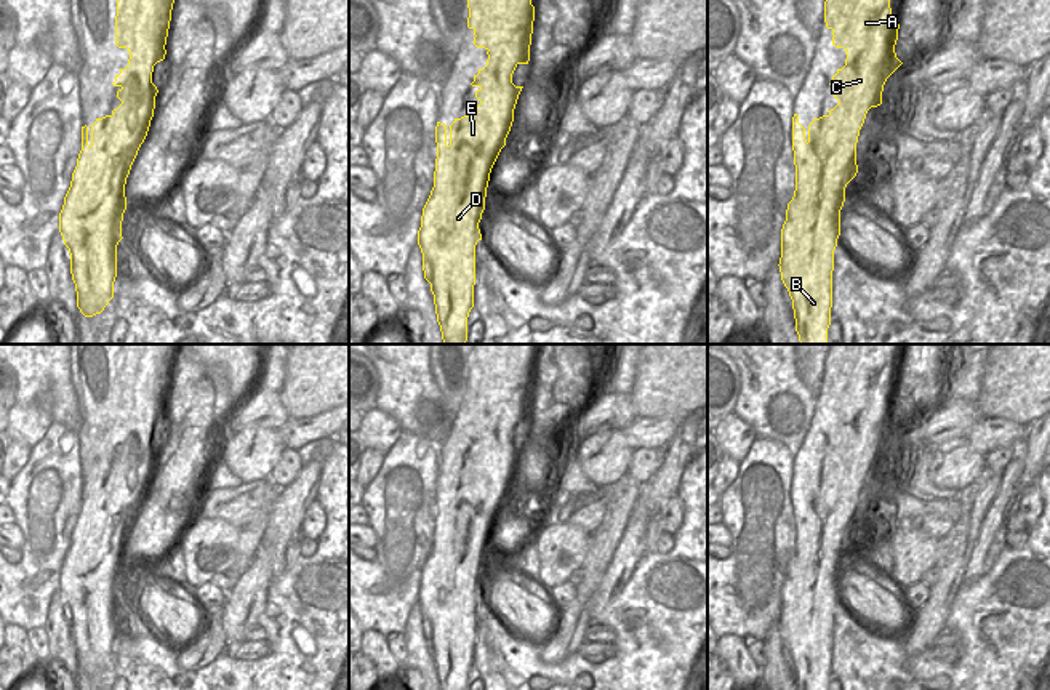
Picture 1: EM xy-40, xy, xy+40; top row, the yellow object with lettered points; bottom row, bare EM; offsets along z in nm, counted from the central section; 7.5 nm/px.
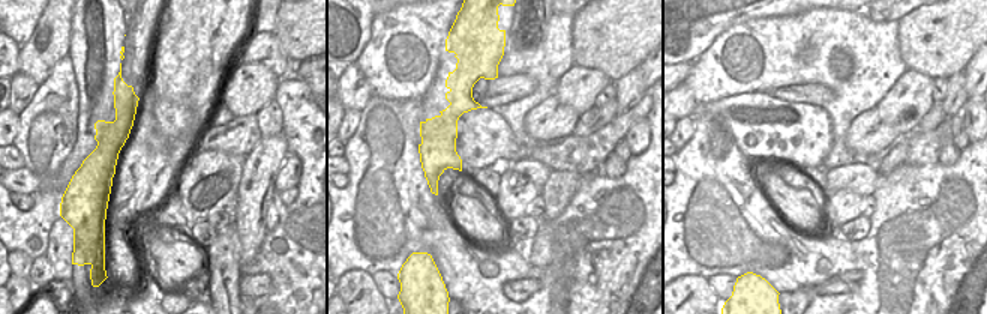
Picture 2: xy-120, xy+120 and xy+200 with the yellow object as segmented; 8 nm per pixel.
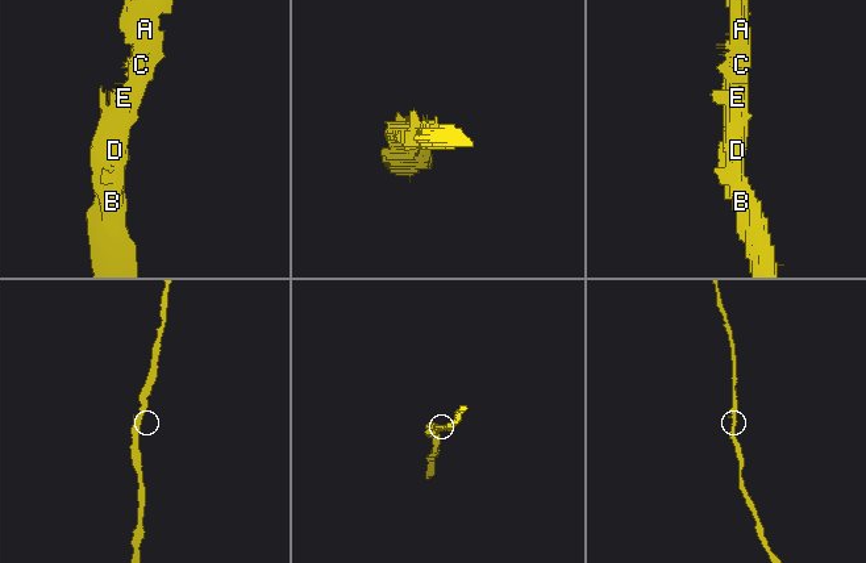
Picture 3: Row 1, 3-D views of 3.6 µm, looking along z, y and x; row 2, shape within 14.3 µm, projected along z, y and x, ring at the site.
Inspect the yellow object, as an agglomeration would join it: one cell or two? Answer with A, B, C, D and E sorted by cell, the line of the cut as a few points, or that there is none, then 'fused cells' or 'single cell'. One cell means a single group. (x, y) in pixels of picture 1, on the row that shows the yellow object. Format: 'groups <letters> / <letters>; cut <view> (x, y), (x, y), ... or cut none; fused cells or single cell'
groups A B C D E; cut none; single cell

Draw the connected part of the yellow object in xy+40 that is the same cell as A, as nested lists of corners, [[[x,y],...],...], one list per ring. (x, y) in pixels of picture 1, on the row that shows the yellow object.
[[[826,0],[824,22],[832,30],[832,45],[844,48],[847,59],[832,75],[839,104],[828,115],[813,118],[805,130],[792,117],[796,191],[788,203],[781,229],[779,272],[792,299],[800,344],[828,344],[832,307],[834,250],[840,235],[840,210],[845,187],[856,176],[856,142],[866,114],[882,104],[887,78],[903,64],[895,53],[900,24],[890,22],[890,0]]]

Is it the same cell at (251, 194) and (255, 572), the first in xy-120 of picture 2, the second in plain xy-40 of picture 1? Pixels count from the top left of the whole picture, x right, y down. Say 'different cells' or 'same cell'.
different cells

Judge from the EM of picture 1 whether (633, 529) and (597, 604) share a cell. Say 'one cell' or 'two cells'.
one cell

